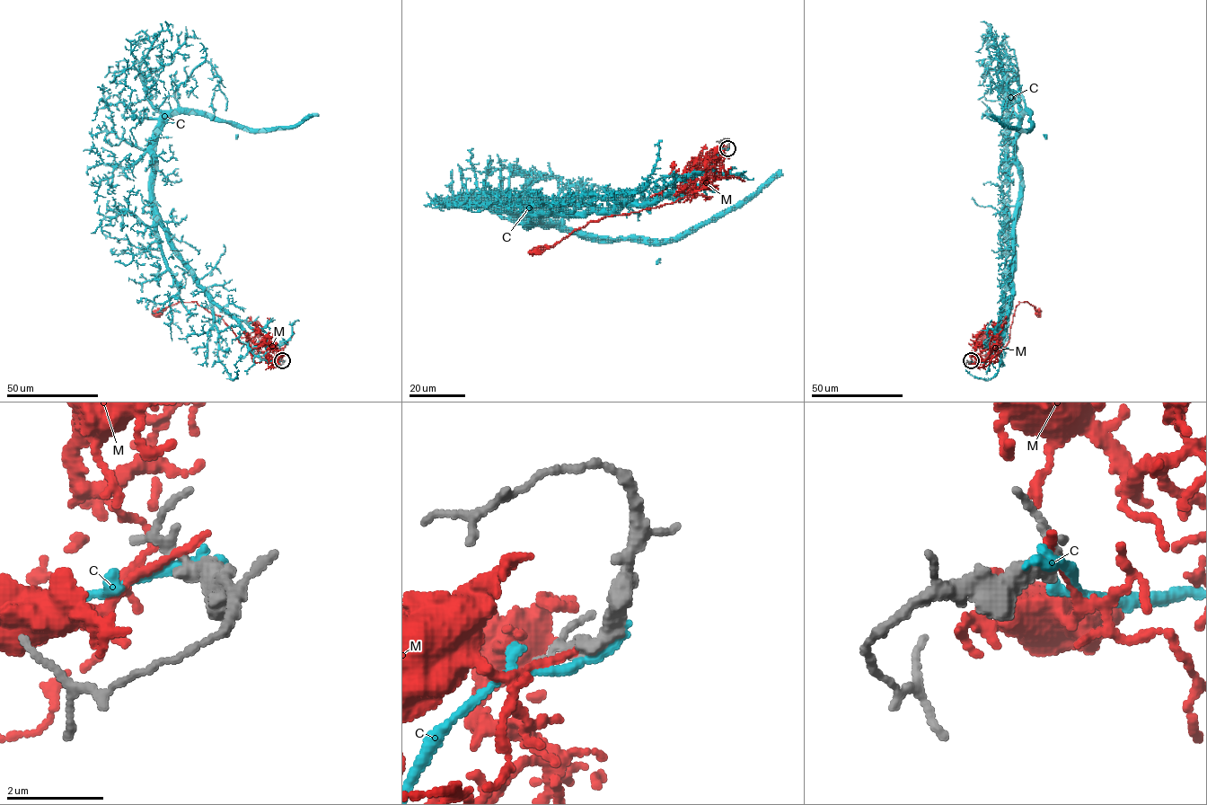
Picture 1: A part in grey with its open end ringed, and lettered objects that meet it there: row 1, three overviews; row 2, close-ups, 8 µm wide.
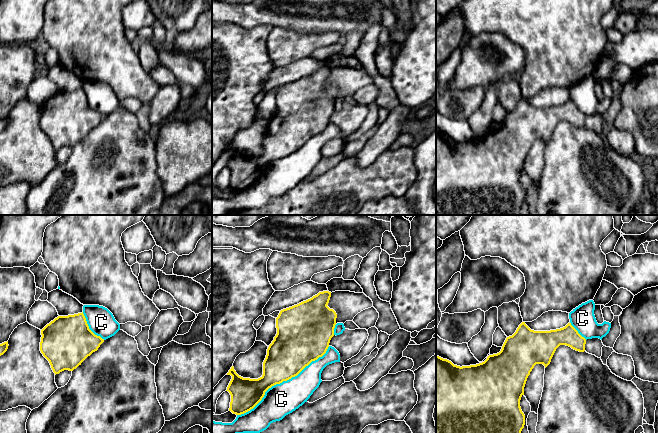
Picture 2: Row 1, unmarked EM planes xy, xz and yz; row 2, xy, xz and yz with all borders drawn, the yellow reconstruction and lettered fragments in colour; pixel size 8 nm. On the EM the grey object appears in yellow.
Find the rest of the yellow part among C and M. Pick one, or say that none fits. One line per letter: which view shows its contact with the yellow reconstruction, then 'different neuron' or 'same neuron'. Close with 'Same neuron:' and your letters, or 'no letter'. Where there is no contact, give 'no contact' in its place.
C: meets yellow in xz; different neuron
M: no contact; different neuron
Same neuron: no letter

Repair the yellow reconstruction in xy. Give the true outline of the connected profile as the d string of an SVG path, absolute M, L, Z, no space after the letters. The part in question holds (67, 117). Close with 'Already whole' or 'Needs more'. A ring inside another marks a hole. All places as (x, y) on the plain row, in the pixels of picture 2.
M83 88L58 92L41 106L41 111L40 127L49 137L55 151L64 146L73 147L76 145L88 132L97 127L104 118L104 115L95 111L89 105Z. Already whole

